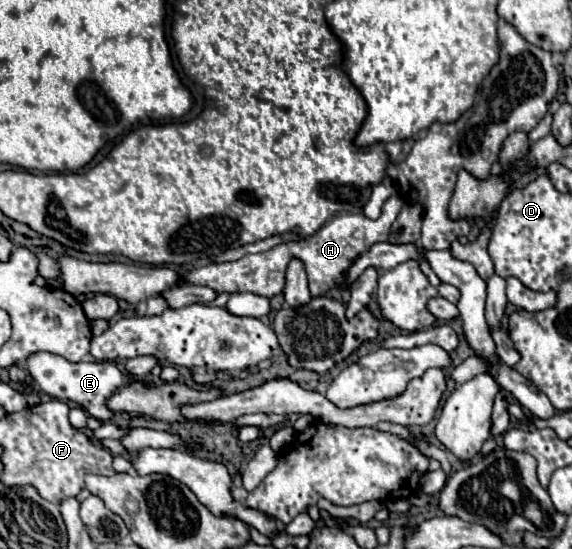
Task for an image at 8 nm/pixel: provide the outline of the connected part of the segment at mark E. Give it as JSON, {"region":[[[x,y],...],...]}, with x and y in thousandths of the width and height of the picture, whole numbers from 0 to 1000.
{"region":[[[56,643],[45,650],[42,658],[42,672],[56,683],[59,698],[66,701],[66,709],[80,719],[87,719],[91,727],[105,727],[105,730],[129,730],[136,734],[150,752],[157,752],[161,760],[175,763],[175,767],[189,767],[196,763],[196,749],[182,741],[182,730],[192,723],[192,716],[199,709],[206,709],[210,701],[220,701],[227,694],[224,683],[217,683],[203,661],[182,661],[182,658],[140,658],[140,661],[122,661],[112,650],[91,647],[91,643]]]}

